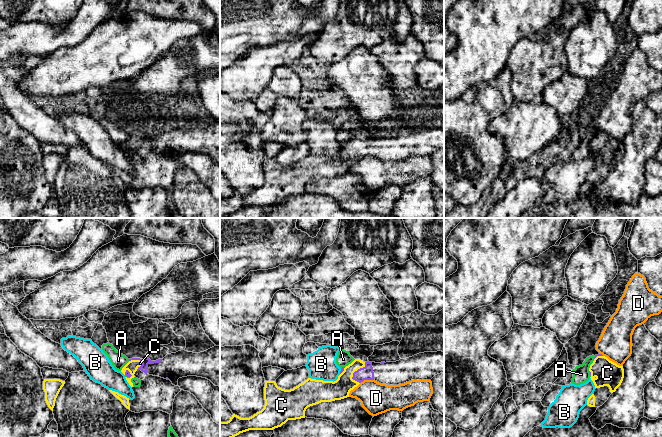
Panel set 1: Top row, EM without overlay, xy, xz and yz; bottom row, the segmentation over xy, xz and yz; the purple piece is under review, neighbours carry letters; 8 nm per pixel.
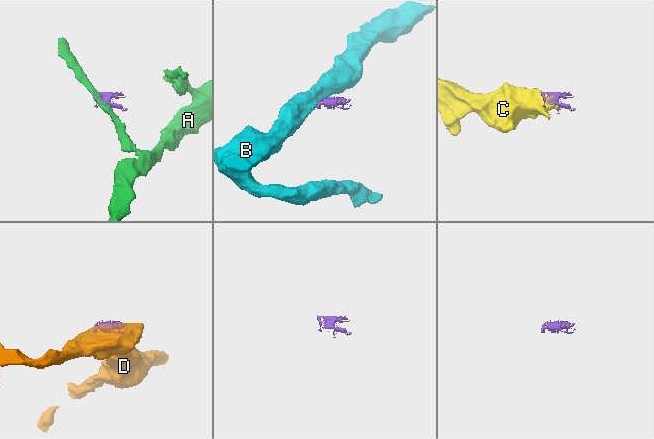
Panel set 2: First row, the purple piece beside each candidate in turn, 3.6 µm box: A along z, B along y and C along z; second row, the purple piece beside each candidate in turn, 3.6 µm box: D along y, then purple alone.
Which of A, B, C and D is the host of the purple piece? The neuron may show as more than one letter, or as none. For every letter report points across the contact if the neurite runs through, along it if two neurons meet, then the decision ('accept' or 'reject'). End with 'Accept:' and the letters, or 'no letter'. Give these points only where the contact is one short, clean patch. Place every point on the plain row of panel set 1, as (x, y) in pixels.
A: border along xy (125, 150), (129, 153); reject
B: border along xz (341, 144), (339, 149); reject
C: runs through xz (366, 149), (354, 148), (336, 166), (330, 167); accept
D: reject
Accept: C

